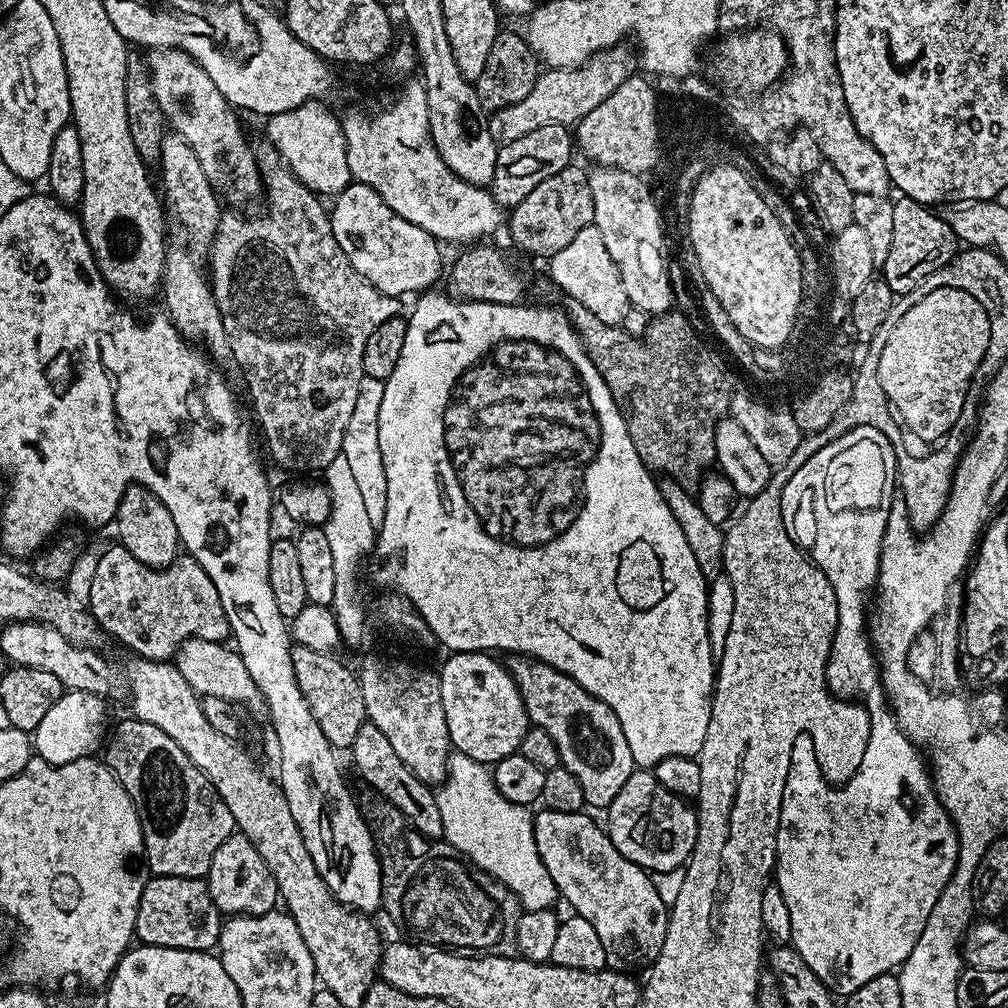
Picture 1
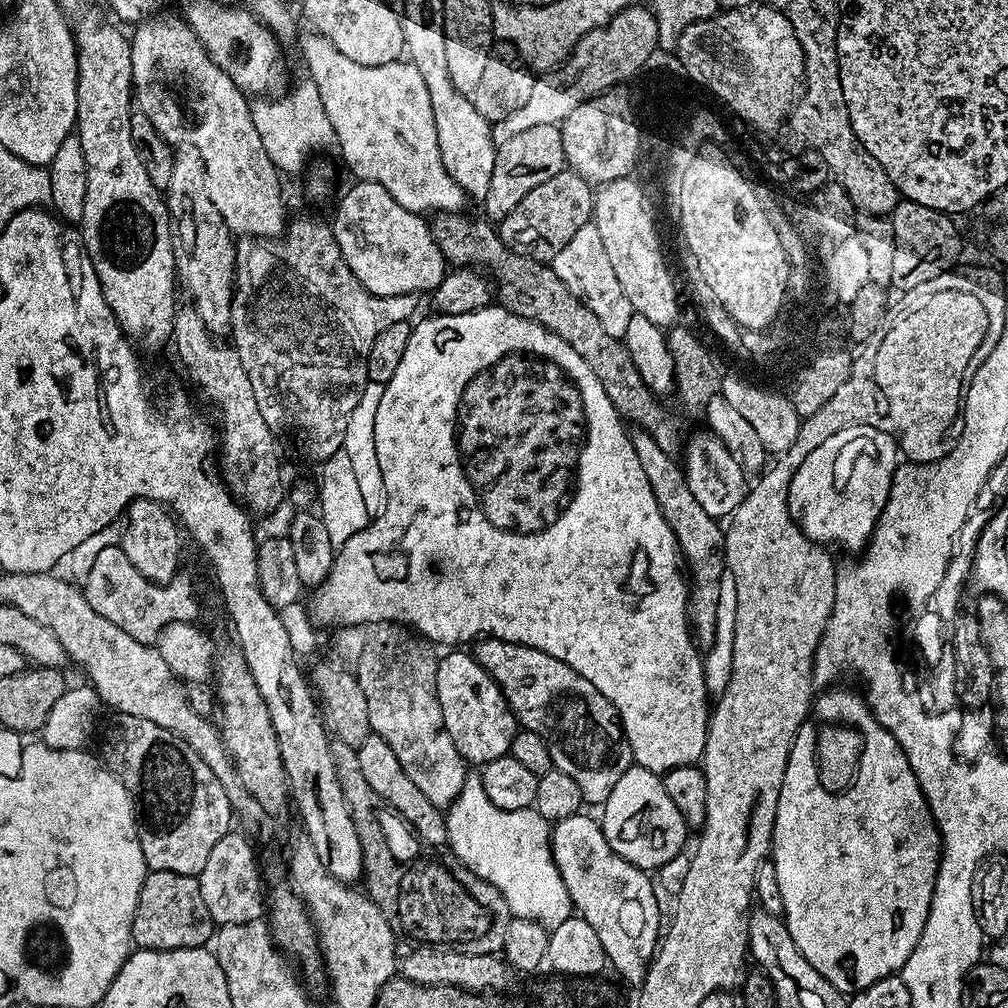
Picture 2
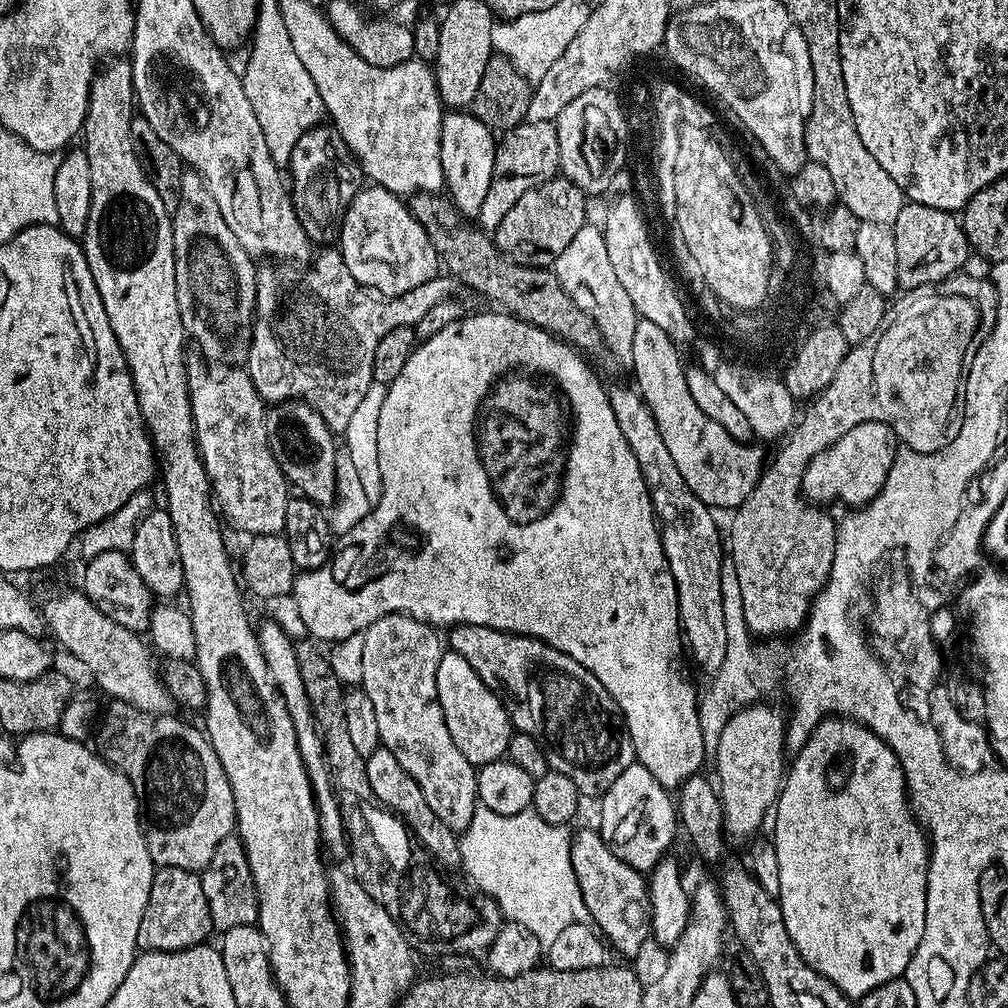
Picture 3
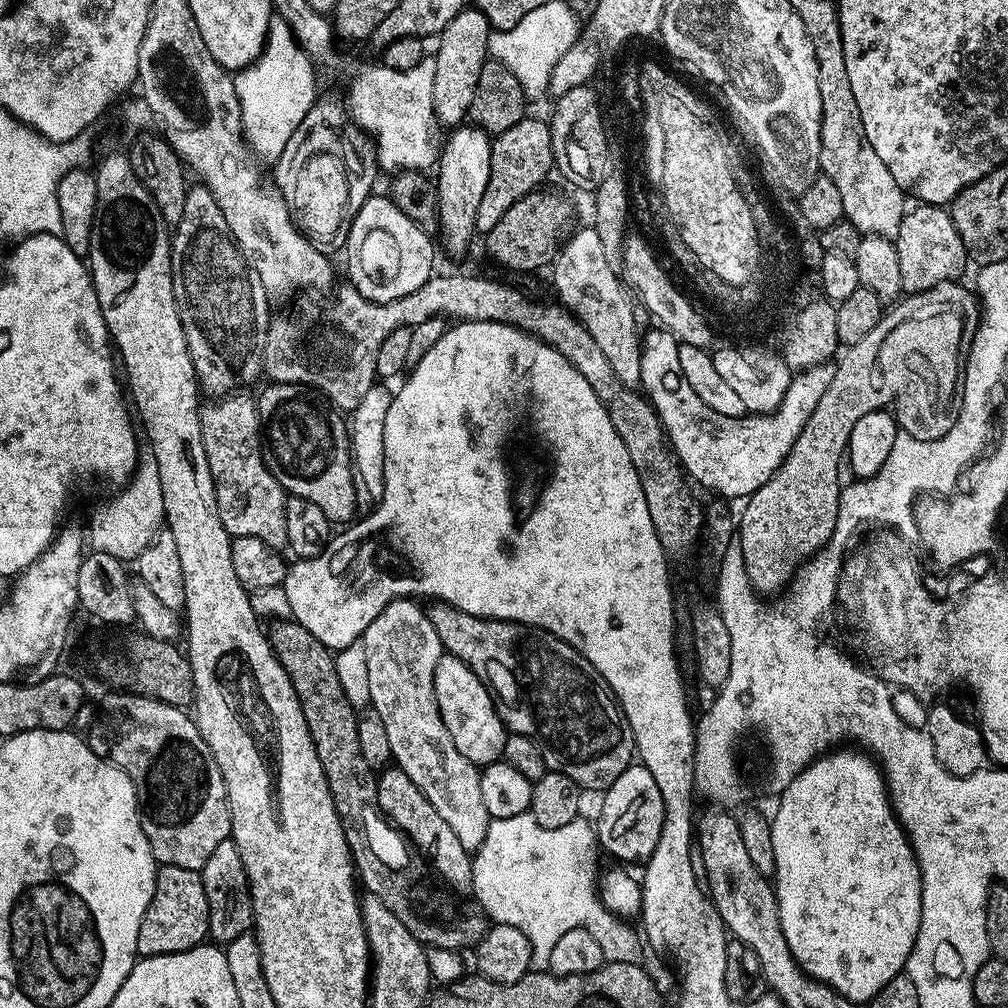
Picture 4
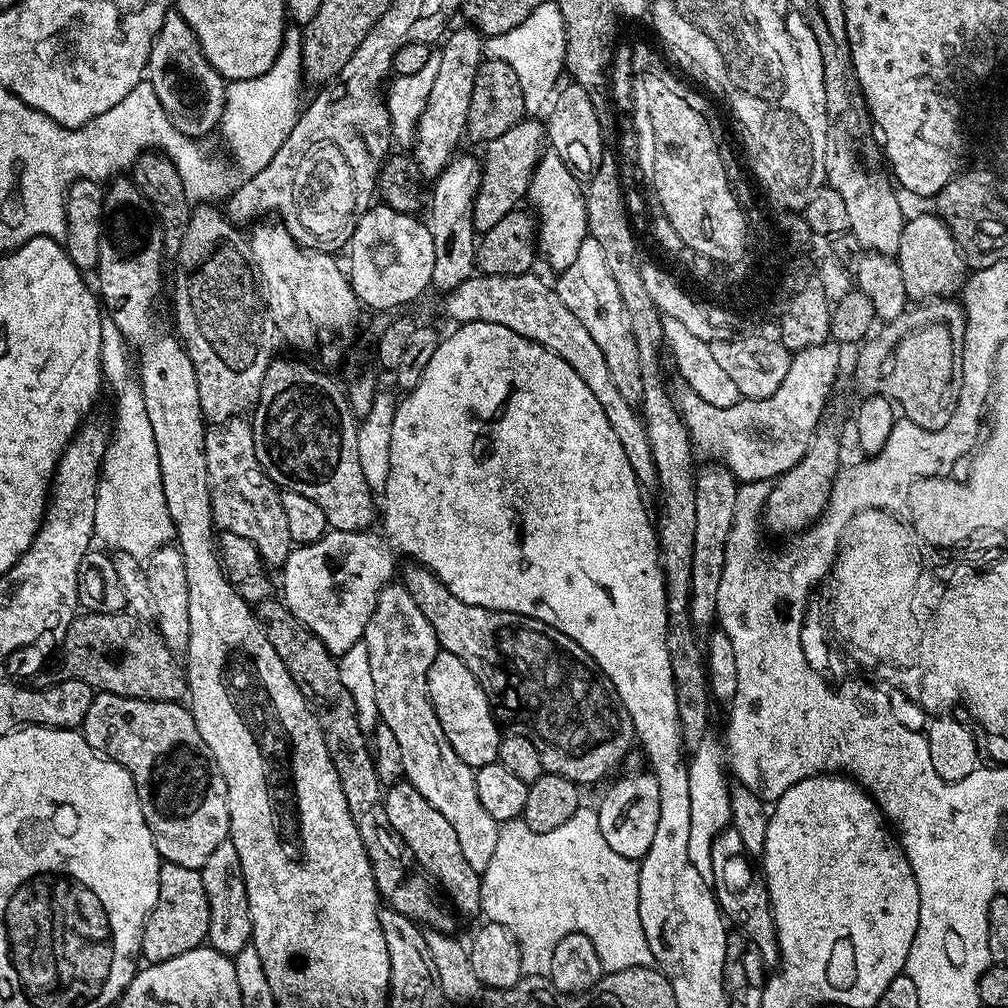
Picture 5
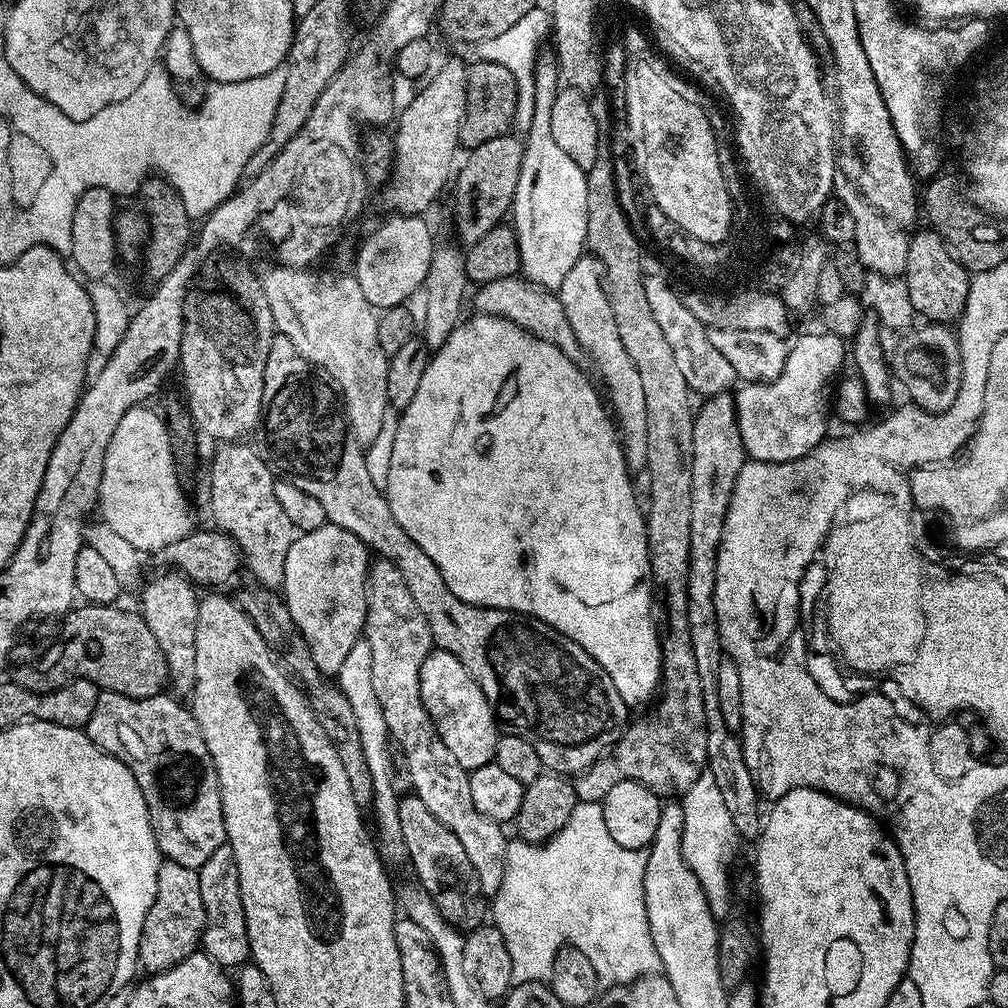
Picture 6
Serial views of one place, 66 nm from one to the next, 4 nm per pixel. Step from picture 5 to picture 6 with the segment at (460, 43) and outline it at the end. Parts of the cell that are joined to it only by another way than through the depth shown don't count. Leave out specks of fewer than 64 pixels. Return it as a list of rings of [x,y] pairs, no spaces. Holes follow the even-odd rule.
[[[445,59],[442,70],[425,79],[424,89],[405,108],[403,105],[394,124],[396,162],[392,169],[392,179],[382,188],[384,204],[389,208],[389,213],[402,216],[424,214],[439,198],[440,191],[447,184],[449,187],[457,163],[456,147],[462,139],[462,122],[466,118],[467,81],[468,64],[465,61]]]

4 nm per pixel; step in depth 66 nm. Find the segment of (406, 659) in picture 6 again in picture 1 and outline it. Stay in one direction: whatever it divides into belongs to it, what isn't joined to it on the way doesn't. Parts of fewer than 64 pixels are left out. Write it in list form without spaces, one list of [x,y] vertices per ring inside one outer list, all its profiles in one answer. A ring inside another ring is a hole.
[[[368,656],[358,668],[358,679],[367,723],[378,726],[398,758],[423,784],[439,786],[448,774],[448,761],[453,751],[446,730],[446,710],[442,710],[440,678],[435,671],[419,668],[408,660],[387,660]]]

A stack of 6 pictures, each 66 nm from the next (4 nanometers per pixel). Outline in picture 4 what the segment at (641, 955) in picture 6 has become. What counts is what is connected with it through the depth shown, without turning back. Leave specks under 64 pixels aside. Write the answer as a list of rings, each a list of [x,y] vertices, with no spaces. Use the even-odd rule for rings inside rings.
[[[528,812],[518,814],[514,818],[492,820],[486,830],[486,838],[482,846],[472,856],[472,890],[475,903],[480,905],[485,917],[498,924],[518,926],[532,947],[532,968],[547,969],[550,962],[550,950],[558,943],[558,938],[566,934],[566,930],[585,928],[594,934],[598,946],[602,946],[602,954],[608,962],[633,962],[642,948],[642,940],[631,928],[631,923],[621,917],[612,915],[598,895],[598,871],[596,872],[596,852],[598,853],[598,832],[578,818],[574,822],[566,822],[566,826],[543,828]]]

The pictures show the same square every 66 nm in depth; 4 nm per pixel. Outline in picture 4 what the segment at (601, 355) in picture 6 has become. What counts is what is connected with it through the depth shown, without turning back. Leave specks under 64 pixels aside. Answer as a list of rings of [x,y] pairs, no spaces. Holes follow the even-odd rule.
[[[587,227],[578,229],[573,236],[571,233],[563,241],[560,251],[556,253],[556,258],[550,265],[552,284],[560,295],[559,303],[576,319],[581,320],[586,330],[590,330],[594,342],[598,342],[618,379],[628,388],[636,388],[642,378],[642,332],[636,323],[637,309],[632,308],[633,297],[625,281],[606,258],[606,250],[602,247],[595,227]]]

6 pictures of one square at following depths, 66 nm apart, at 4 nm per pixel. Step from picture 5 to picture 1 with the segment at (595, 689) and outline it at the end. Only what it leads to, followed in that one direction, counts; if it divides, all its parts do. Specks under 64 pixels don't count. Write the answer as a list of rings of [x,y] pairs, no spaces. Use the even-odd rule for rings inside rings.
[[[512,654],[507,657],[506,667],[518,686],[529,721],[554,738],[562,767],[578,778],[585,805],[589,809],[609,808],[614,798],[618,798],[618,790],[626,786],[626,778],[630,778],[636,768],[630,754],[630,742],[626,742],[626,734],[622,734],[618,714],[614,714],[606,702],[594,698],[594,694],[578,686],[574,678],[562,674],[546,662]]]

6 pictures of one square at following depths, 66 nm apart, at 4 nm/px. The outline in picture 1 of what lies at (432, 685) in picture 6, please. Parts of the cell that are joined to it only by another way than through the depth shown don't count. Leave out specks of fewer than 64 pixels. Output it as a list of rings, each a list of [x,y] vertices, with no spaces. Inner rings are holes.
[[[453,652],[447,658],[449,660],[438,668],[438,675],[442,710],[446,710],[446,730],[453,749],[489,766],[519,752],[530,721],[507,667],[487,652]]]

